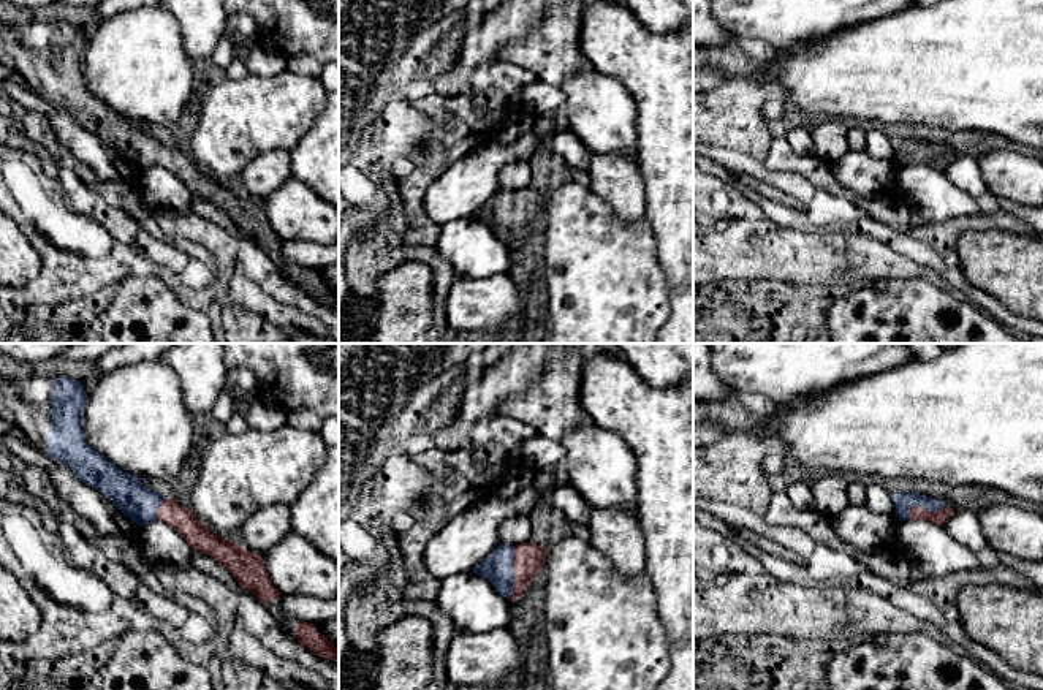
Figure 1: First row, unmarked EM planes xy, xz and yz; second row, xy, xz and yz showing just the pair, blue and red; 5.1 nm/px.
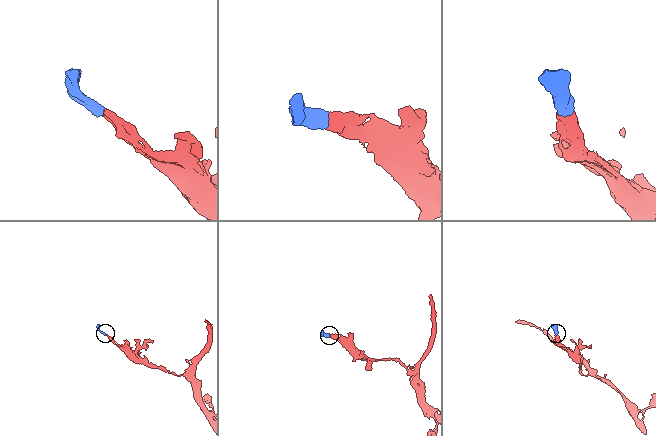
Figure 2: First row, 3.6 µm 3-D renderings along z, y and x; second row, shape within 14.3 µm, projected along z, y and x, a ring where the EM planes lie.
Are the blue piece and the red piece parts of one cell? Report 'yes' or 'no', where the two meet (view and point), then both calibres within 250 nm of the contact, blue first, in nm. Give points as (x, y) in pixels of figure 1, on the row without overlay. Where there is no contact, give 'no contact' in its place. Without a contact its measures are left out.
yes; contact xz (512, 219); calibres 160 and 160 nm

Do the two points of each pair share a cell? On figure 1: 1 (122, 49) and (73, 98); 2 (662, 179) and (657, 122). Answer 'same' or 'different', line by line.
1: different
2: same

